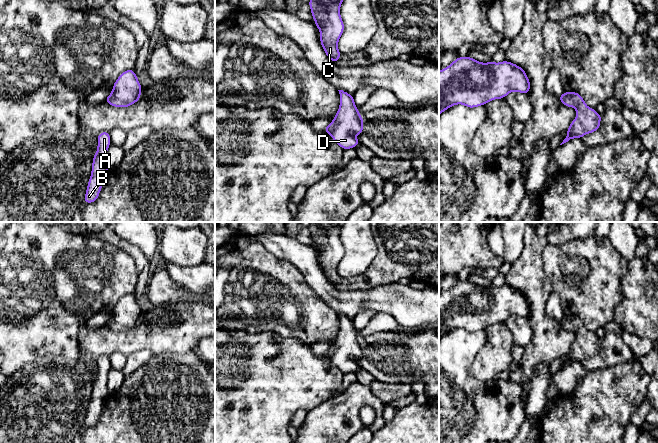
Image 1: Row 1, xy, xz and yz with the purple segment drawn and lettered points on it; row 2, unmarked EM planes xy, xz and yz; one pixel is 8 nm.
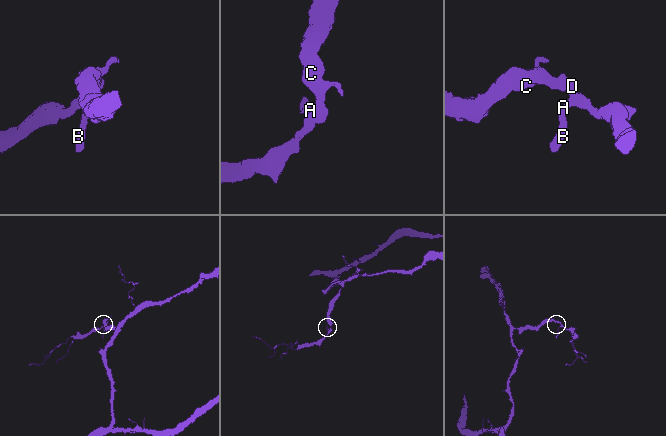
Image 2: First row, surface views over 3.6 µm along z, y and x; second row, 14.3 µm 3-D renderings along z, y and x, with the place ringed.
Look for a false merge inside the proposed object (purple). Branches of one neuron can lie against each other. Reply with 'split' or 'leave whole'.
leave whole

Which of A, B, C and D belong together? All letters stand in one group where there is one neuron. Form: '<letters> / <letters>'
A B C D

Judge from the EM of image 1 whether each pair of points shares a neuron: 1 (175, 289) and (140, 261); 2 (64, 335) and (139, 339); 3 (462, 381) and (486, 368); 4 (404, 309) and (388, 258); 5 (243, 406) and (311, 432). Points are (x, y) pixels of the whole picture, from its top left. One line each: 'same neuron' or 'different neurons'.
1: different neurons
2: different neurons
3: different neurons
4: different neurons
5: different neurons

